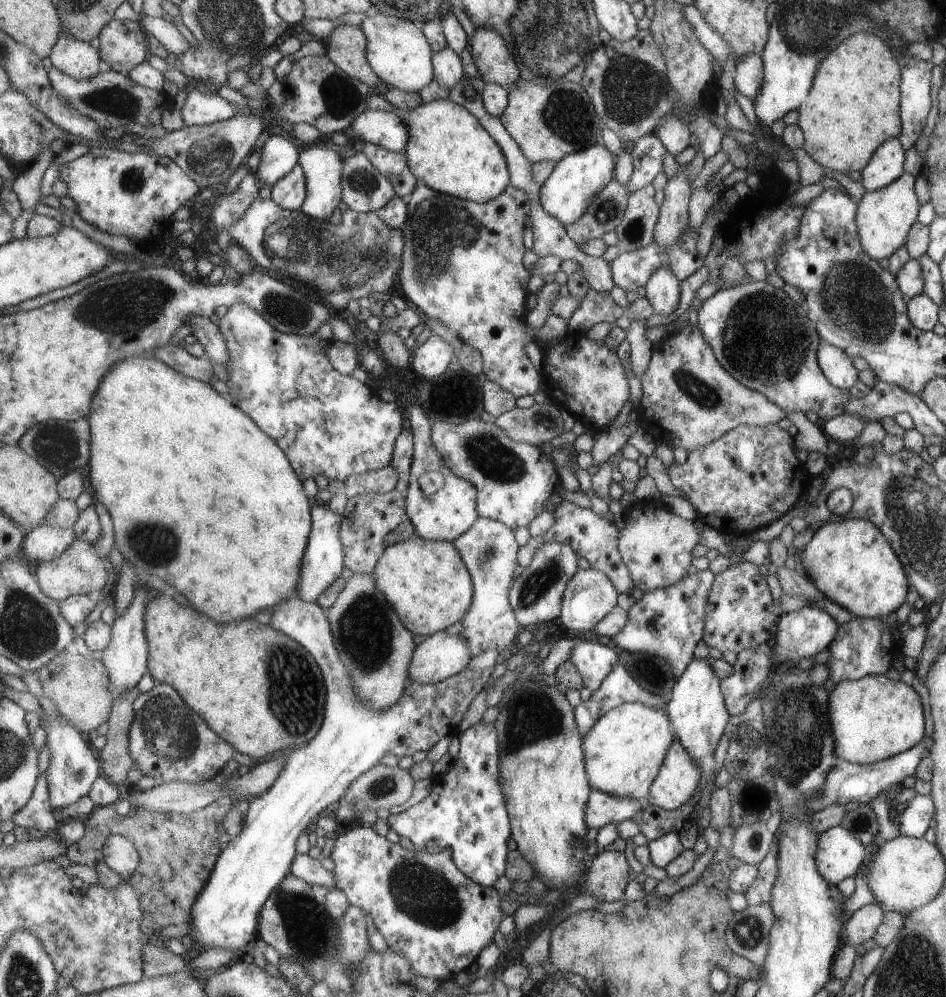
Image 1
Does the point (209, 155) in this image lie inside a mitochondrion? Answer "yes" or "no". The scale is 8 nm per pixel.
yes

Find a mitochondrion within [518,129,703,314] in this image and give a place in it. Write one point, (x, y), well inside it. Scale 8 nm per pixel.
(607, 208)

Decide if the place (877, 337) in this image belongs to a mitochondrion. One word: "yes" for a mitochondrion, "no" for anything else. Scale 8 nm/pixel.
yes

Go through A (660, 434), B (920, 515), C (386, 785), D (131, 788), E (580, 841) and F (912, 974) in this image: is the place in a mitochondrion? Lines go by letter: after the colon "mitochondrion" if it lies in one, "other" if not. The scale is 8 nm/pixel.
A: other
B: mitochondrion
C: mitochondrion
D: other
E: other
F: mitochondrion

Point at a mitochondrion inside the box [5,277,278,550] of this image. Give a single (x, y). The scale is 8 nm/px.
(96, 310)

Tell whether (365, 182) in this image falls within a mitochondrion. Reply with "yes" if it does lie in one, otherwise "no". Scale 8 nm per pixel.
yes

